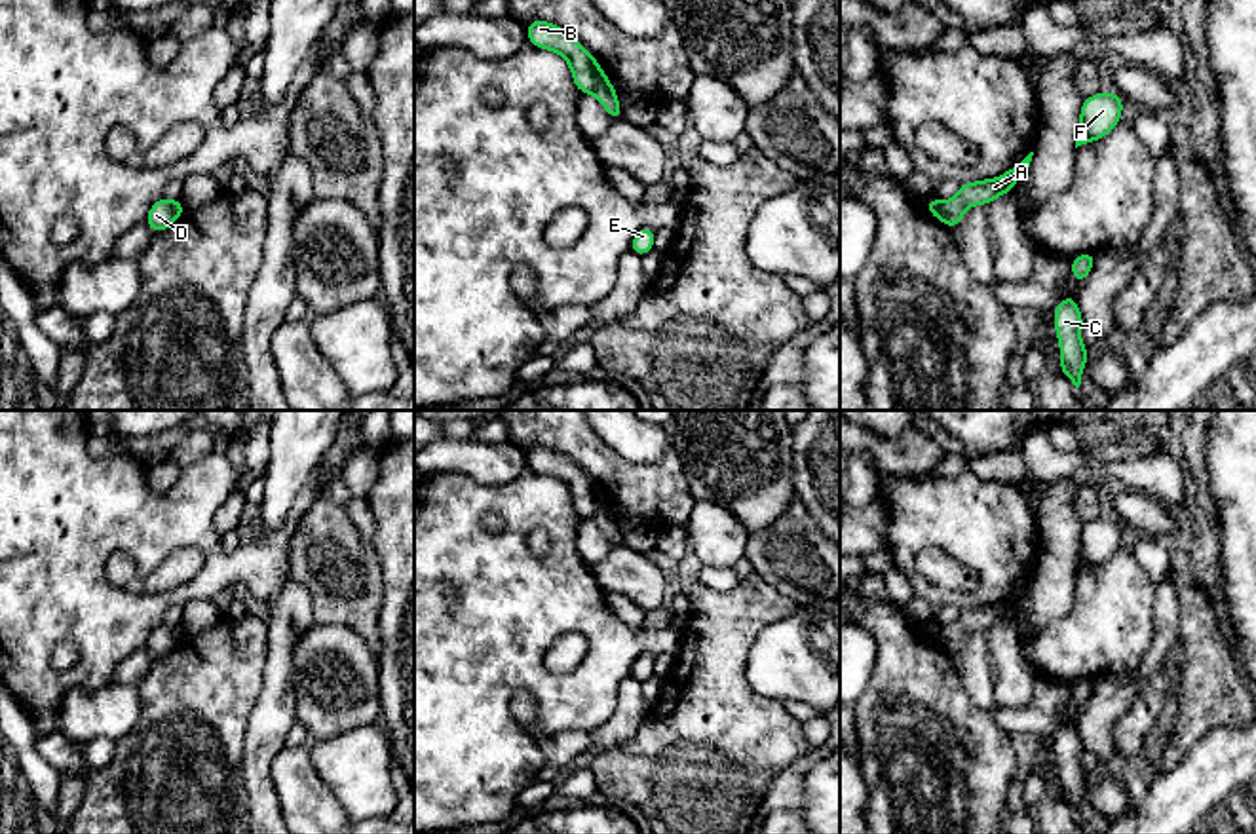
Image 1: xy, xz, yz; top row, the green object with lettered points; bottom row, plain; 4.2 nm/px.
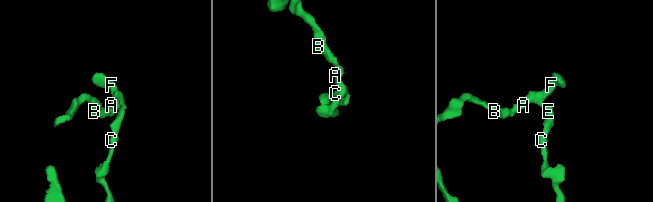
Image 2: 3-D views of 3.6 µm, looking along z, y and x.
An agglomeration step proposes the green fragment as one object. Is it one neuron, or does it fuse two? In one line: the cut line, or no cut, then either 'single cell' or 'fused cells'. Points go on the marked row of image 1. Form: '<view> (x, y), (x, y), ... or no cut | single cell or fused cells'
xz (607, 80), (593, 92) | fused cells

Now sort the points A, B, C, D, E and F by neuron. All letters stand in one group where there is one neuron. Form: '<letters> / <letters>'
A C E F / B D

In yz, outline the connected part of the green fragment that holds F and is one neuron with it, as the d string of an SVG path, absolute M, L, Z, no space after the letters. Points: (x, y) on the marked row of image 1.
M1098 91L1081 103L1075 148L1106 137L1121 120L1125 101L1117 93Z

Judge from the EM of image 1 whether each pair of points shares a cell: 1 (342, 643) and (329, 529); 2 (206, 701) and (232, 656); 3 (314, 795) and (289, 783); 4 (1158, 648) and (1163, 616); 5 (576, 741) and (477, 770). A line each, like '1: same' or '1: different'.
1: different
2: same
3: same
4: same
5: different

